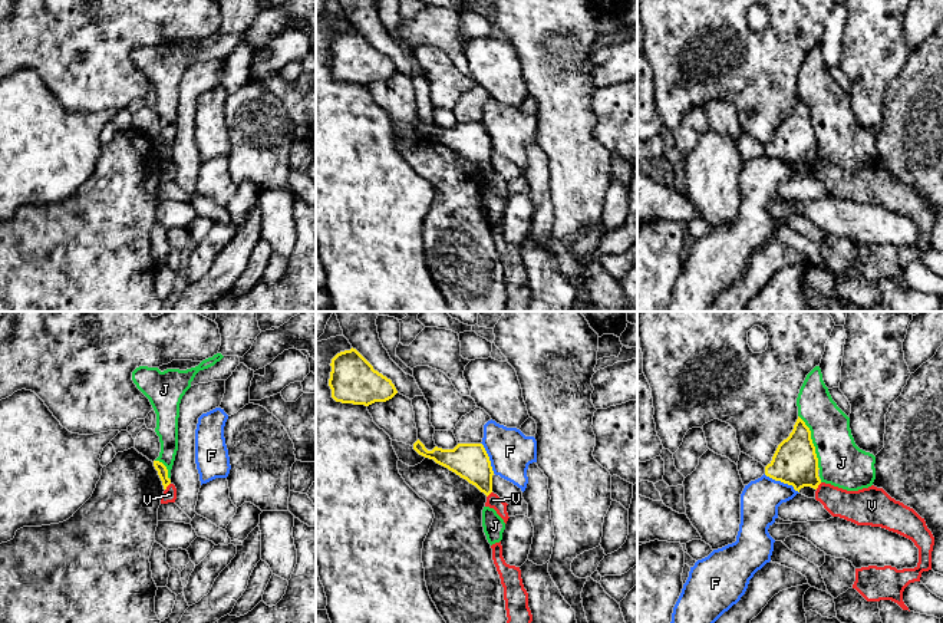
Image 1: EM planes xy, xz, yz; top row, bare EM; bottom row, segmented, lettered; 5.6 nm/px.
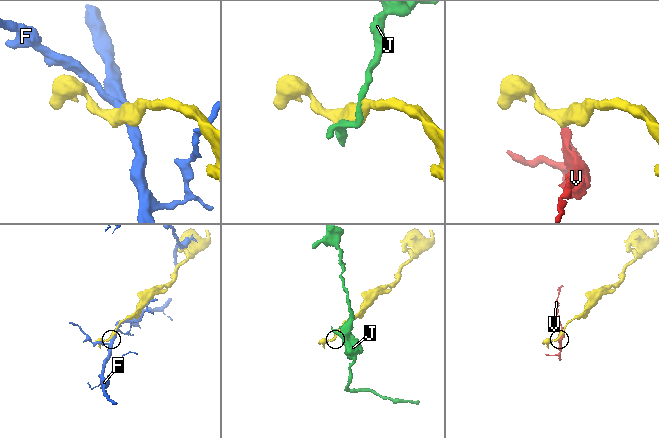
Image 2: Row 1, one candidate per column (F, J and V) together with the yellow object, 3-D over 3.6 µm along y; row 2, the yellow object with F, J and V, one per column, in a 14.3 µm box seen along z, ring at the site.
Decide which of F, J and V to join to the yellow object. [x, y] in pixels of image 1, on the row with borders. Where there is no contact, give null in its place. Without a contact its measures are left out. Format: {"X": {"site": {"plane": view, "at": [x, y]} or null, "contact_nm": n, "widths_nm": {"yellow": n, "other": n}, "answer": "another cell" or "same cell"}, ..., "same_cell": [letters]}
{"F": {"site": {"plane": "yz", "at": [781, 481]}, "contact_nm": 220, "widths_nm": {"yellow": 260, "other": 220}, "answer": "another cell"}, "J": {"site": {"plane": "yz", "at": [811, 442]}, "contact_nm": 320, "widths_nm": {"yellow": 260, "other": 260}, "answer": "another cell"}, "V": {"site": {"plane": "xy", "at": [167, 485]}, "contact_nm": 50, "widths_nm": {"yellow": 60, "other": 80}, "answer": "another cell"}, "same_cell": []}

